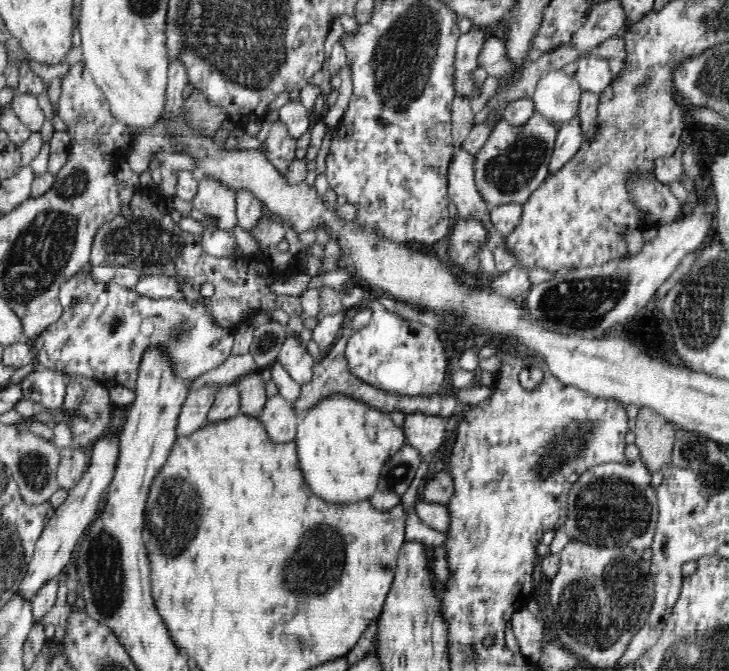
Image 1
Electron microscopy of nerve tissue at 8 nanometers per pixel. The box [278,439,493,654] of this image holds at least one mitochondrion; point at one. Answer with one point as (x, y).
(318, 567)

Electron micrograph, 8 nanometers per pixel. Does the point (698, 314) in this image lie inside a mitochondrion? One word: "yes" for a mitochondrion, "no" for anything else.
yes

